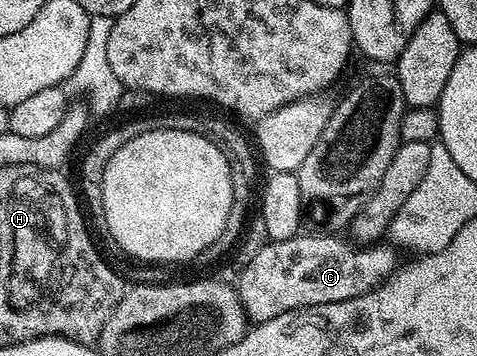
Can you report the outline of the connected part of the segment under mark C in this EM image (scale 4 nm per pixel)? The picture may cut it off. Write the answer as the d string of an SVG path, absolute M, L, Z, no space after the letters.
M329 232L305 233L298 233L296 238L266 242L263 249L255 255L255 260L251 260L251 264L247 264L247 268L240 271L241 279L236 279L235 285L245 309L246 319L250 323L266 322L275 316L283 316L283 312L291 312L315 304L335 304L339 300L351 300L355 296L363 296L368 290L375 289L379 283L386 282L398 268L399 259L396 254L398 251L392 245L354 244L349 240L344 242L341 236L334 236Z

